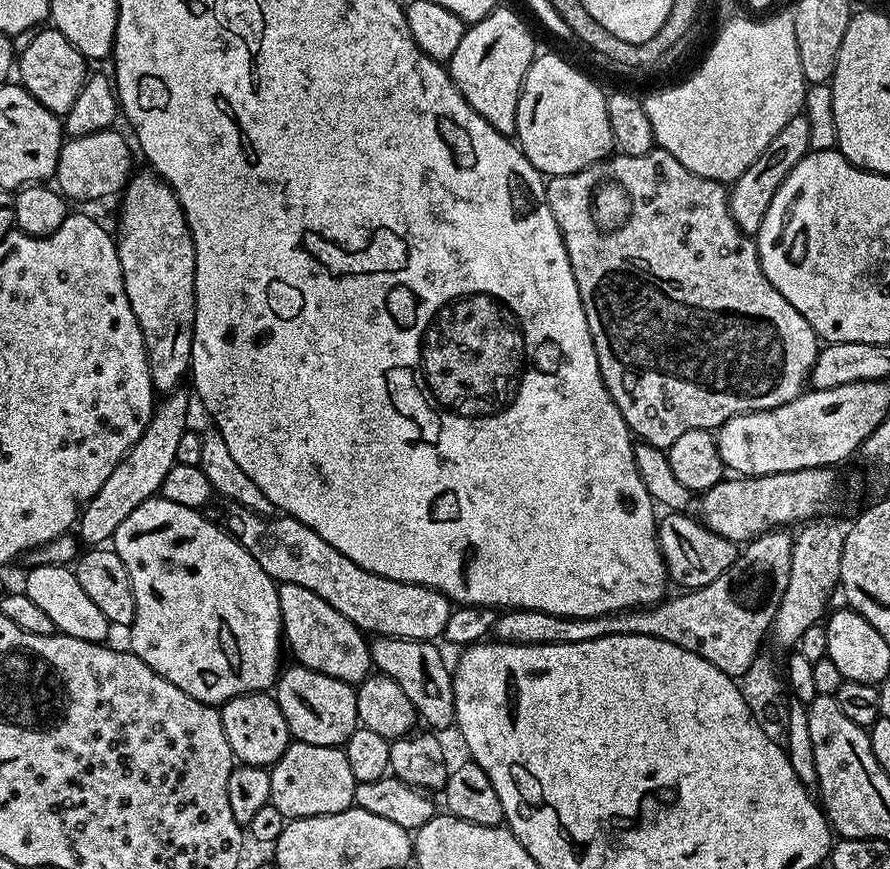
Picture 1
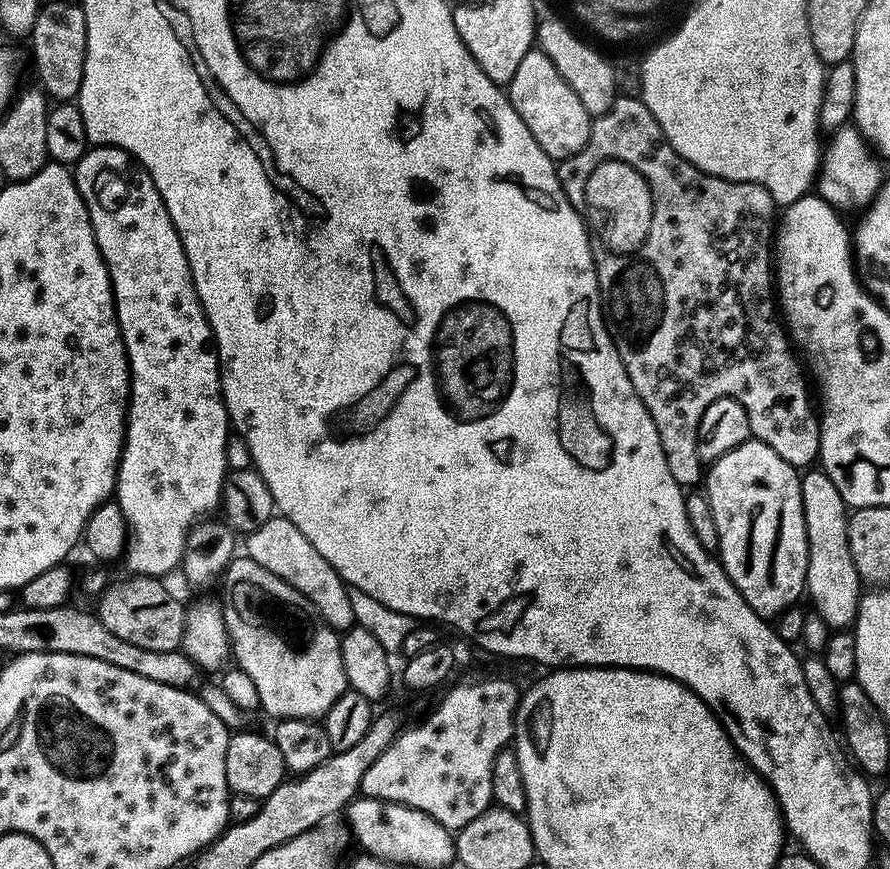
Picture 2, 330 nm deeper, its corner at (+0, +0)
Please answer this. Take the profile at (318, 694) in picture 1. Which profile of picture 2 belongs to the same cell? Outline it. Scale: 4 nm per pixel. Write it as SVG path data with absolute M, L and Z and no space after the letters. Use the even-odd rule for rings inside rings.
M247 554L237 555L228 563L222 577L224 584L224 625L230 641L230 656L254 681L258 689L260 708L276 720L316 720L328 715L330 706L338 702L342 693L349 691L346 670L342 666L340 636L336 629L324 623L313 611L310 601L294 586L286 586L282 578L274 578L270 570L262 570Z

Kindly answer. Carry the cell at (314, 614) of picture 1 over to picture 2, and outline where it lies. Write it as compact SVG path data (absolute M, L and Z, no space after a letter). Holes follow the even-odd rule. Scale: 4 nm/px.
M273 514L269 520L262 522L262 526L258 526L258 530L247 533L246 540L246 554L249 558L258 562L262 570L270 570L274 578L282 578L286 586L294 586L298 594L311 602L316 615L336 629L337 633L343 634L356 624L353 607L350 606L349 585L345 584L338 570L334 570L334 566L330 566L330 562L326 562L326 558L322 558L318 550L314 550L313 544L306 539L306 534L302 534L302 530L294 526L294 522Z

